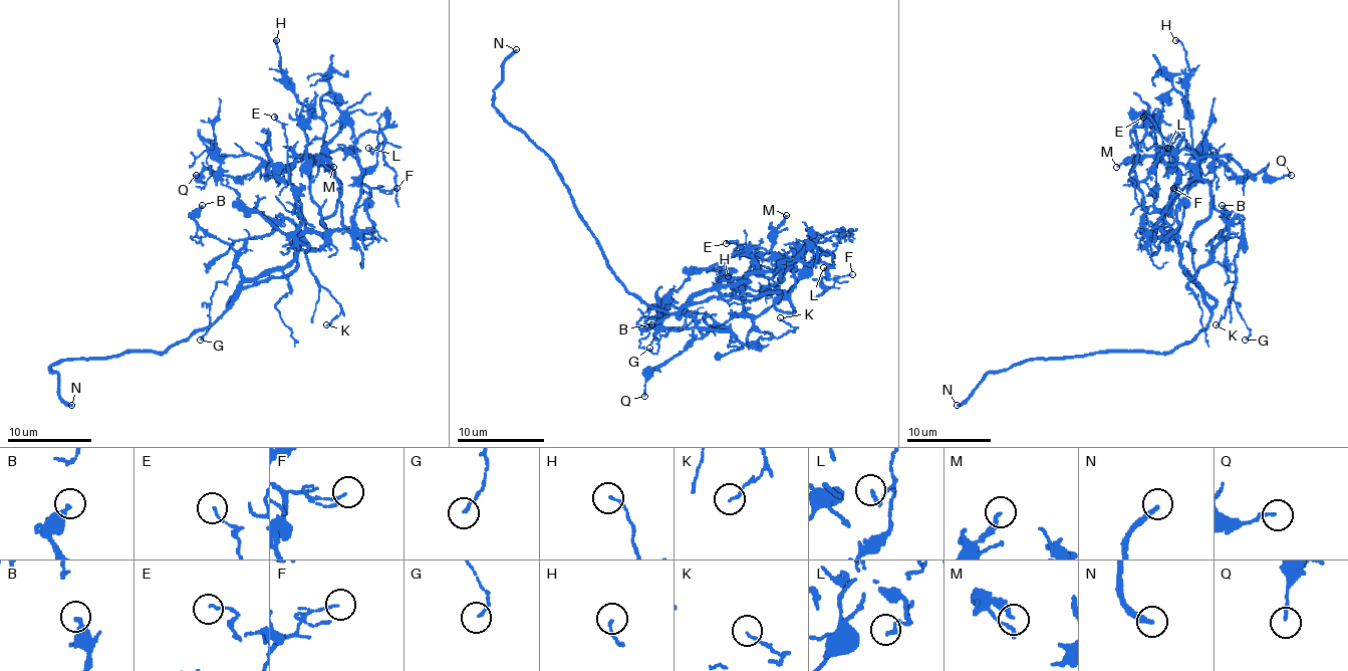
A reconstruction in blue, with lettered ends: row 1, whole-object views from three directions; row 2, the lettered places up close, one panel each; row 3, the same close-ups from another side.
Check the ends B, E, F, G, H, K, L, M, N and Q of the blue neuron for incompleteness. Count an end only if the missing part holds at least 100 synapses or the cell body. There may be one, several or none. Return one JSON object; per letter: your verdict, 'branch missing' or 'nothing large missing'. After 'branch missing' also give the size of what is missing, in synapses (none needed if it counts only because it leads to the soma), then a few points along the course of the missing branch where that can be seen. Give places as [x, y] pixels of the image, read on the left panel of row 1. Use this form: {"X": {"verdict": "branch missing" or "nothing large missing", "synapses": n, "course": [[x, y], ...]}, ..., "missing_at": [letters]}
{"B": {"verdict": "nothing large missing"}, "E": {"verdict": "nothing large missing"}, "F": {"verdict": "nothing large missing"}, "G": {"verdict": "nothing large missing"}, "H": {"verdict": "nothing large missing"}, "K": {"verdict": "nothing large missing"}, "L": {"verdict": "nothing large missing"}, "M": {"verdict": "nothing large missing"}, "N": {"verdict": "branch missing"}, "Q": {"verdict": "nothing large missing"}, "missing_at": ["N"]}

